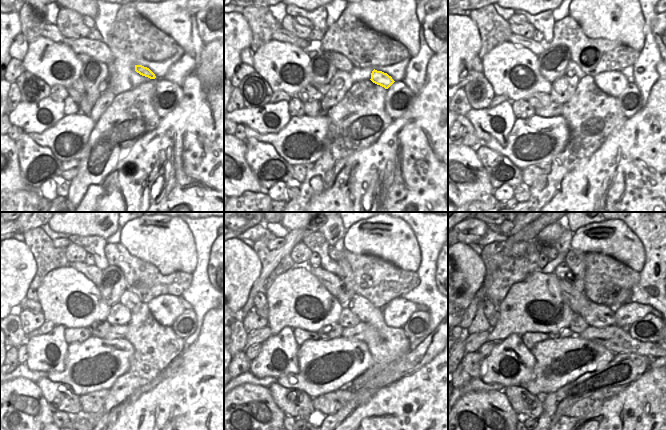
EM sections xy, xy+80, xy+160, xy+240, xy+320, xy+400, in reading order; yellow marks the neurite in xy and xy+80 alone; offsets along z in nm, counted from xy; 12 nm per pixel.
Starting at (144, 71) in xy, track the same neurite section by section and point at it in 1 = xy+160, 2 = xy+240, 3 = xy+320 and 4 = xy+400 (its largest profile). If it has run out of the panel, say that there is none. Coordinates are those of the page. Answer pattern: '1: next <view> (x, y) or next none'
1: next xy+160 (612, 83)
2: next xy+240 (165, 309)
3: next xy+320 (396, 313)
4: next xy+400 (625, 315)

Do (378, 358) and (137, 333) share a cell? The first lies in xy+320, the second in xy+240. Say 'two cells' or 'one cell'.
one cell

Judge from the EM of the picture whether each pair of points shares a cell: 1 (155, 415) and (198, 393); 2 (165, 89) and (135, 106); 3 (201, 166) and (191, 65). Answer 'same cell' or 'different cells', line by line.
1: same cell
2: different cells
3: different cells

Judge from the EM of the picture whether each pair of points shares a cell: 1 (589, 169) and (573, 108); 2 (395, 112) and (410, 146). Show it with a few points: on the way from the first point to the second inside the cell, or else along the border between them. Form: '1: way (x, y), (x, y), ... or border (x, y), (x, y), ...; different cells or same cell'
1: border (603, 143), (590, 156), (581, 160), (567, 173); different cells
2: border (413, 99), (410, 107), (393, 120); different cells

